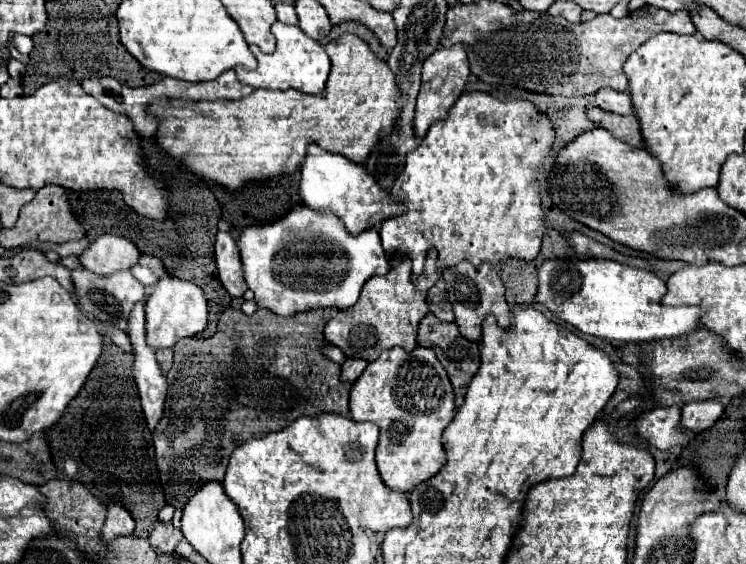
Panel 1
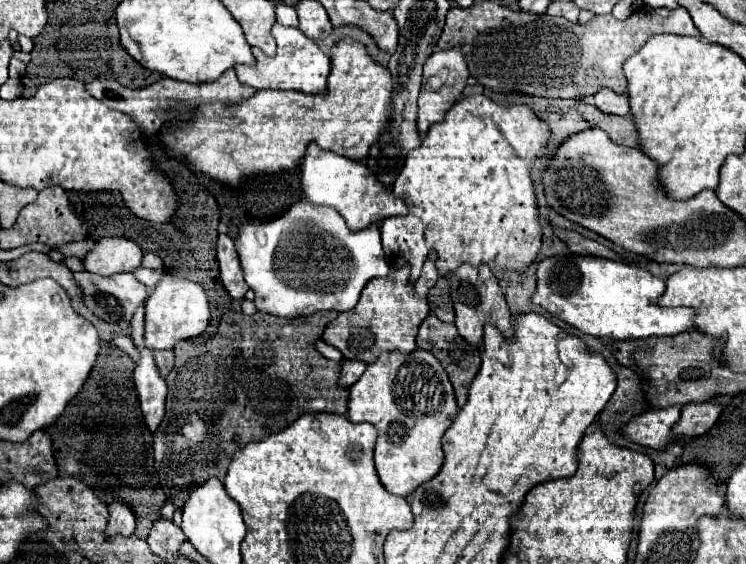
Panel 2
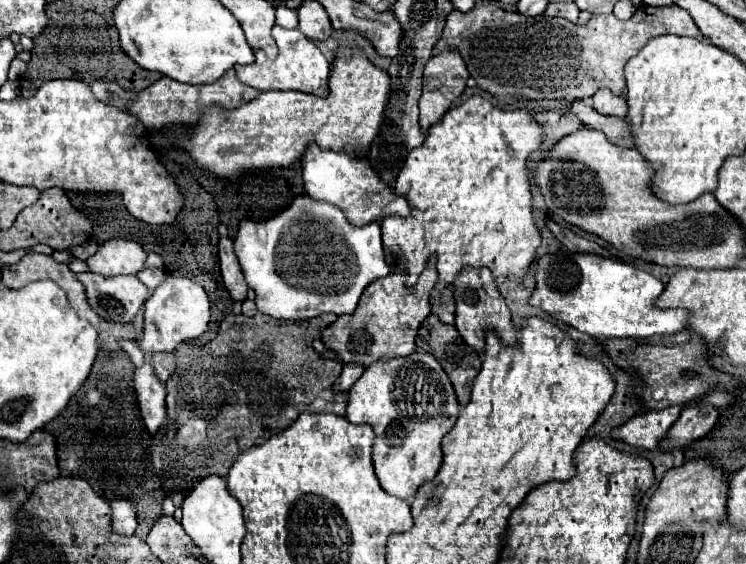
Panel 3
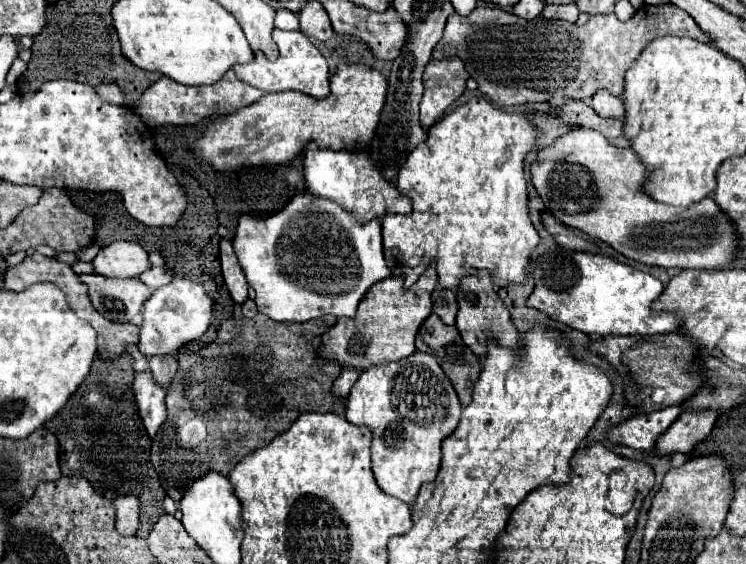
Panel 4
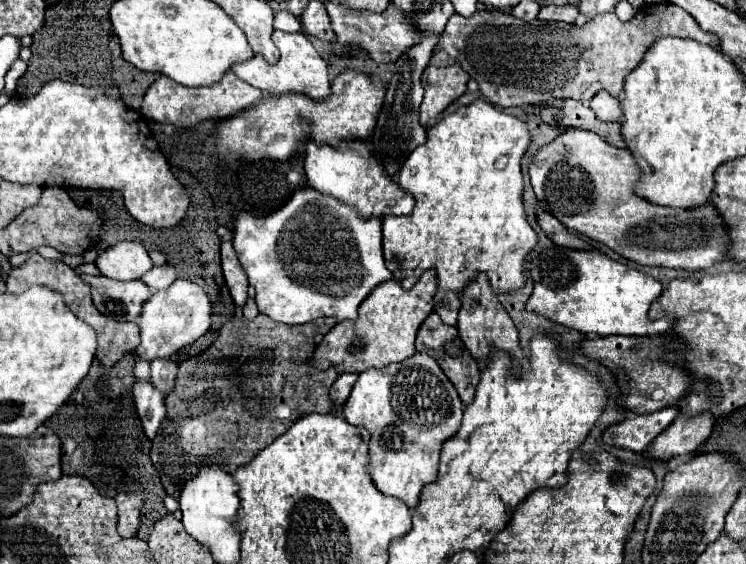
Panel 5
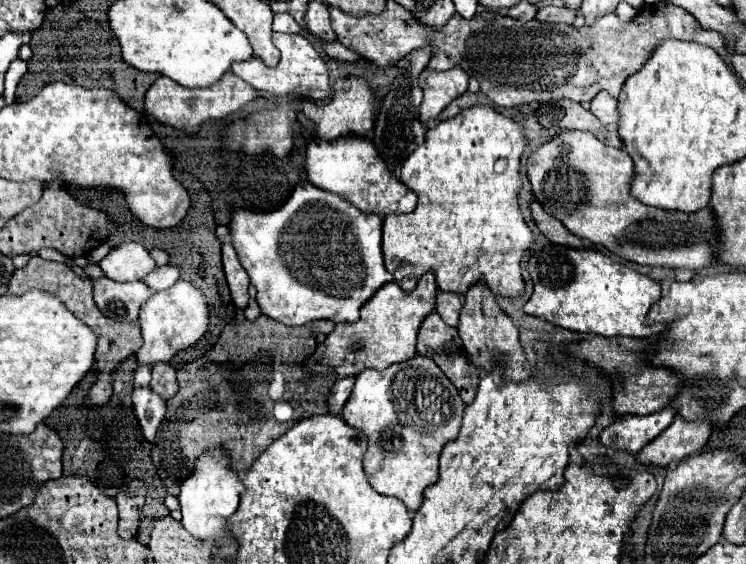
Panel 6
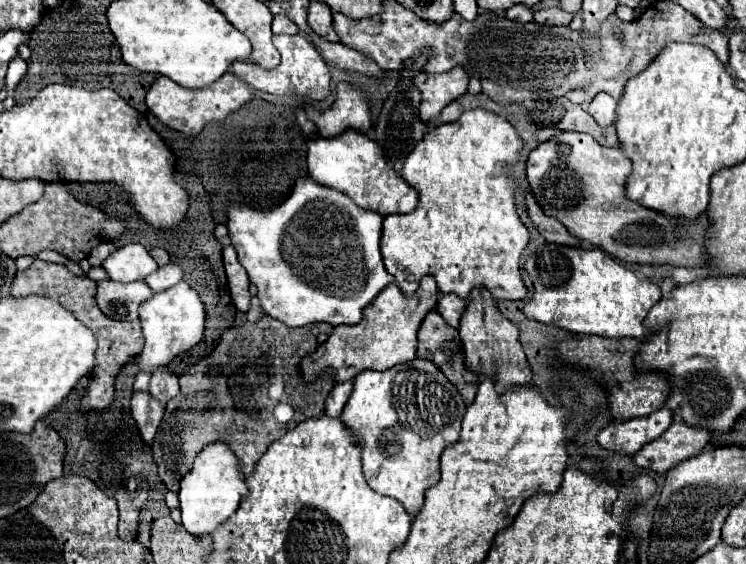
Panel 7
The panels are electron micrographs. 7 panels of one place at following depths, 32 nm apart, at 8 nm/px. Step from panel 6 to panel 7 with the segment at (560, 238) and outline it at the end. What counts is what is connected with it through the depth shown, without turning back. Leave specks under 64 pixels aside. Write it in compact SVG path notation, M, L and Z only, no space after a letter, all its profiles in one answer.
M532 194L526 196L526 208L530 214L532 224L540 230L540 234L554 244L562 244L562 246L580 246L580 240L574 238L560 222L556 222L554 218L550 218L548 214L542 212L542 208L538 206L538 202L534 200Z

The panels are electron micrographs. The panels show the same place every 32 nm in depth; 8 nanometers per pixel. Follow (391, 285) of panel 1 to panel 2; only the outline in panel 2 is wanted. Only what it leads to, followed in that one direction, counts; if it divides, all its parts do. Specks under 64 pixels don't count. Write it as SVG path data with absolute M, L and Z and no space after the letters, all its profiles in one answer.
M436 252L428 254L428 260L424 263L420 277L412 284L410 278L410 268L404 264L398 270L390 270L388 276L382 278L372 278L362 294L358 304L348 310L340 312L336 320L332 320L326 330L324 330L324 342L332 344L342 352L346 360L364 360L366 364L374 362L382 352L412 352L416 348L416 334L420 322L428 316L428 290L436 284L438 280L438 270L436 270Z

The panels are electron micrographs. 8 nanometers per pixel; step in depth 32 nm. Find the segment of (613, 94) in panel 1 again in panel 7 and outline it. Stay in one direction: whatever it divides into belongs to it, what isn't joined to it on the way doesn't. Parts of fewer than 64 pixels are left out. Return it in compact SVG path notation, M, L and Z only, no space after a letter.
M600 92L590 104L588 112L596 118L600 126L610 126L616 122L616 100L604 92Z

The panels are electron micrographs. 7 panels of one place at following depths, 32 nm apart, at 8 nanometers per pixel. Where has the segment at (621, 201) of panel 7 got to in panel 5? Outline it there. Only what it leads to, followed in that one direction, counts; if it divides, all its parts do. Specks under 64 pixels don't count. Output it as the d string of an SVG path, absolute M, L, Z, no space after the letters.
M566 130L548 146L542 146L530 162L530 182L542 208L556 216L566 228L576 230L592 240L598 240L620 256L644 266L666 266L682 270L708 270L728 260L730 230L712 202L692 210L658 206L634 192L642 172L628 148L610 146L600 134L590 130Z

